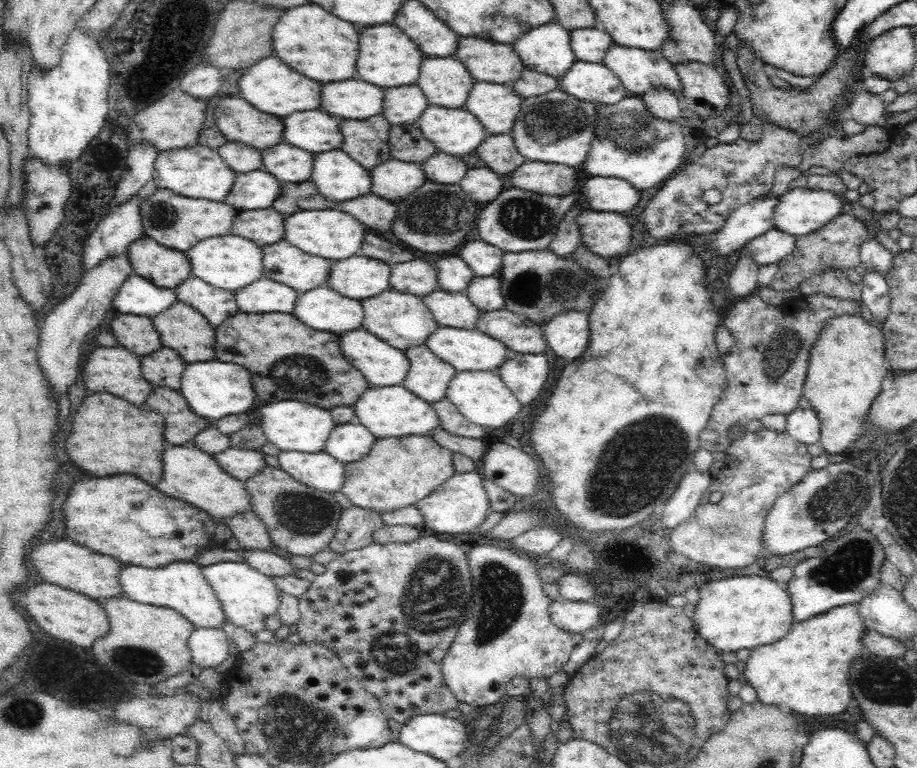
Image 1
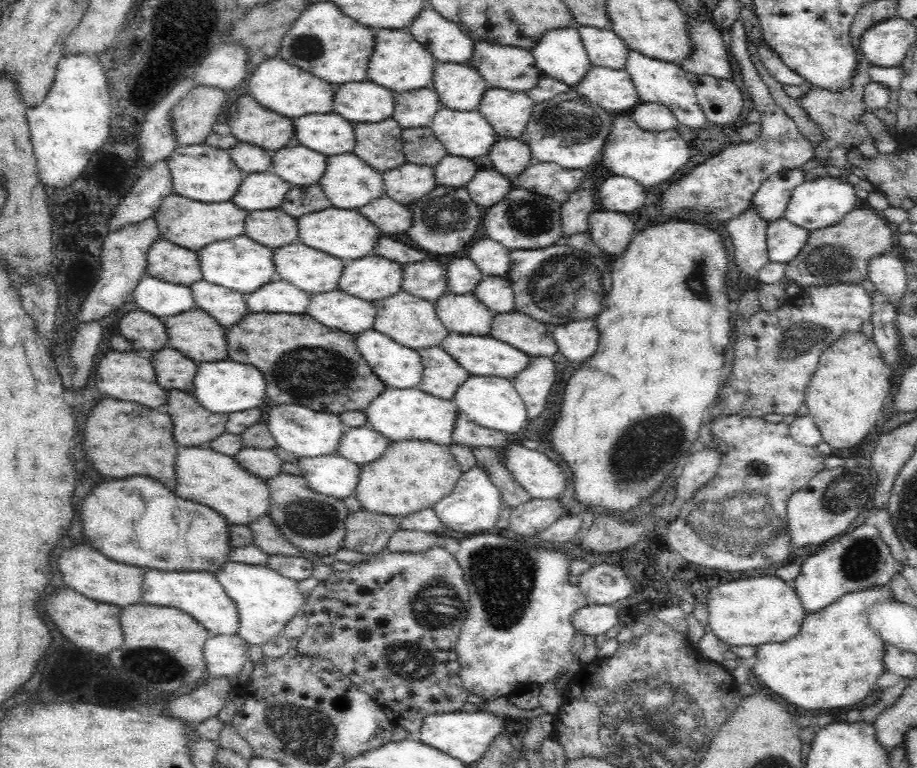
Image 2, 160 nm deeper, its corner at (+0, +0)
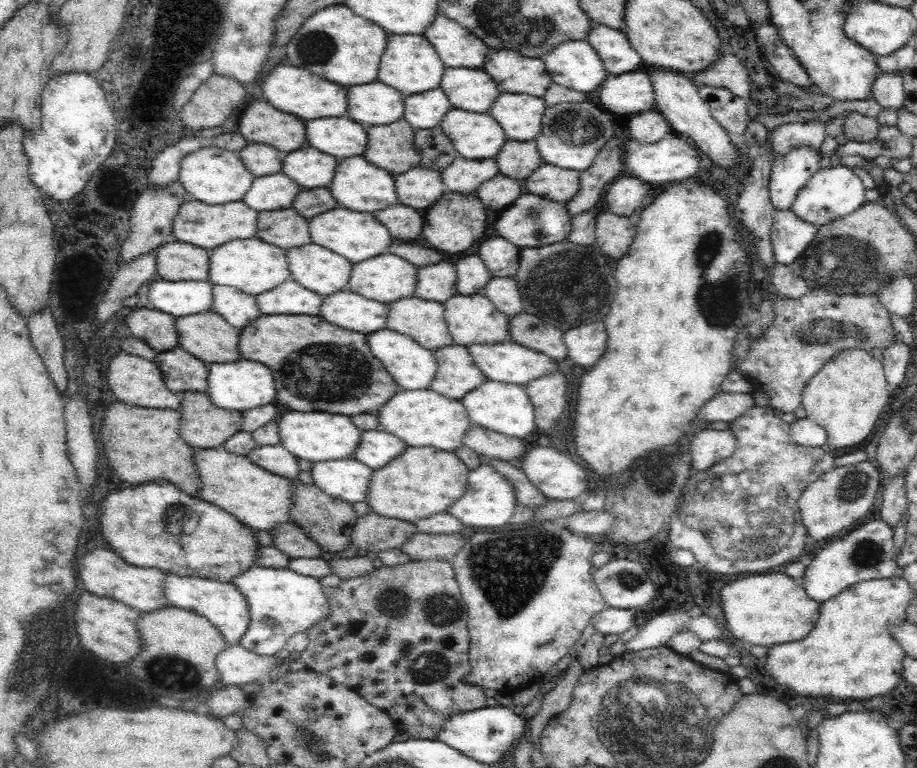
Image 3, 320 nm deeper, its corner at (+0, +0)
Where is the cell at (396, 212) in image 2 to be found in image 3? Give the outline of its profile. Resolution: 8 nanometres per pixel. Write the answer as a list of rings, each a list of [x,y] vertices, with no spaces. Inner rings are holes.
[[[398,204],[373,212],[373,215],[390,231],[394,240],[419,242],[425,221],[424,212]]]

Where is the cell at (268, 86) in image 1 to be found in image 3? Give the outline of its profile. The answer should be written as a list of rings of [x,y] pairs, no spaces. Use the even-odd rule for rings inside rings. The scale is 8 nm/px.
[[[275,66],[270,76],[262,84],[266,101],[274,108],[294,114],[304,121],[319,119],[320,117],[344,117],[347,116],[348,87],[333,83],[315,75],[309,70],[302,70],[296,66]]]

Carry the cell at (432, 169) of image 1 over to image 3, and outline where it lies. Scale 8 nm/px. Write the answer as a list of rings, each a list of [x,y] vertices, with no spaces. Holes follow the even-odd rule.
[[[458,155],[452,164],[441,170],[441,177],[447,191],[459,193],[475,193],[480,185],[500,170],[496,159],[468,160]]]

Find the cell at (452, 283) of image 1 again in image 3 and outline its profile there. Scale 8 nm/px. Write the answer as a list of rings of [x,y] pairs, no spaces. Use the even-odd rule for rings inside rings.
[[[466,256],[454,262],[457,272],[457,291],[460,295],[472,296],[482,293],[485,285],[494,277],[479,256]]]

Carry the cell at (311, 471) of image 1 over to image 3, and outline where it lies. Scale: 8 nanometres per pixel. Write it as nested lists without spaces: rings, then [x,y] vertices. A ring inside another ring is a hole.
[[[352,458],[313,463],[311,475],[314,484],[328,496],[353,505],[367,502],[369,481],[374,471]]]

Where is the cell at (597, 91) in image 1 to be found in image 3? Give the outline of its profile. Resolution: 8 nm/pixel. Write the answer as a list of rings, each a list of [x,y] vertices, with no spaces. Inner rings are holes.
[[[643,70],[609,74],[597,91],[600,104],[610,113],[636,115],[655,110],[651,79]]]

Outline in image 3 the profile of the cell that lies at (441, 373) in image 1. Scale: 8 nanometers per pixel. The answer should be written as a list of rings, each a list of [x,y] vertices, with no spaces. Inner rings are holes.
[[[454,343],[434,351],[437,374],[431,390],[452,400],[462,400],[468,392],[485,384],[484,377],[473,363],[466,346]]]

